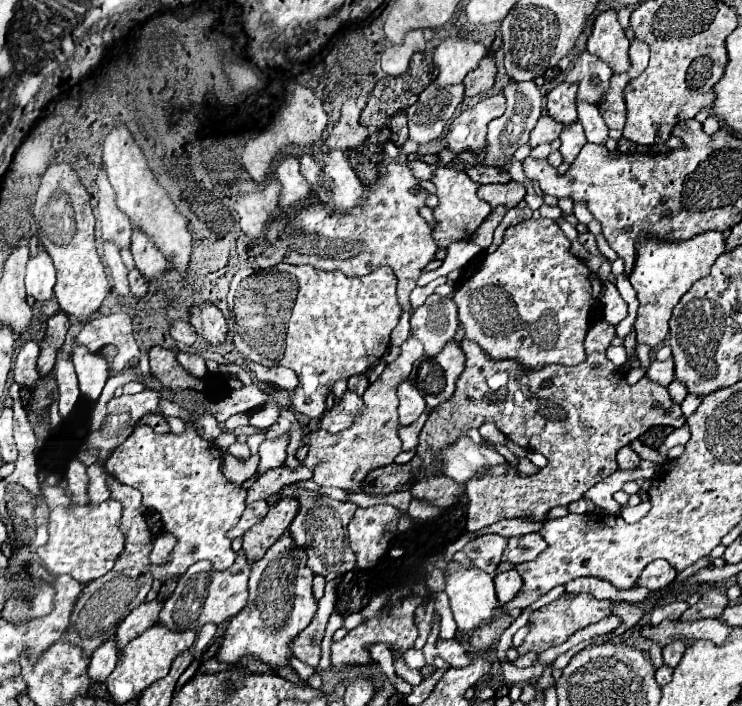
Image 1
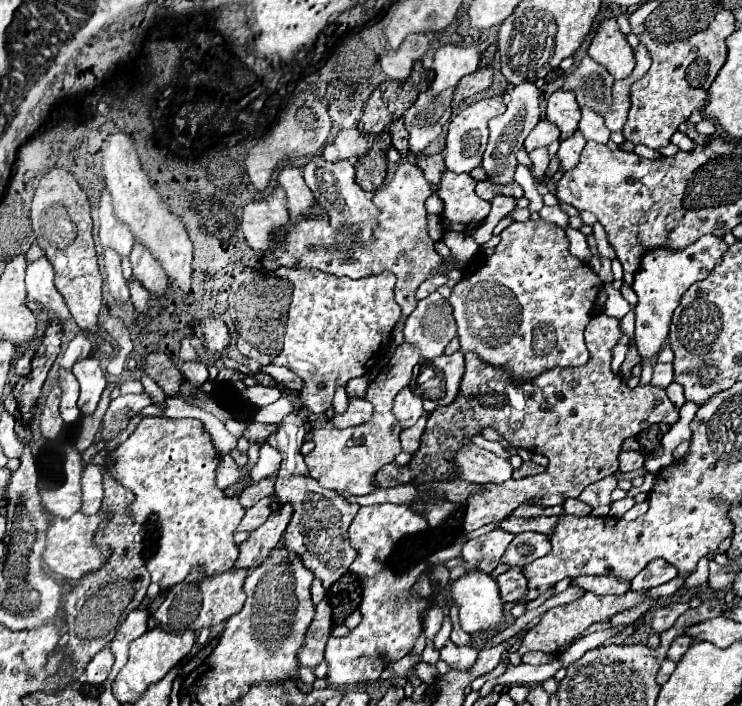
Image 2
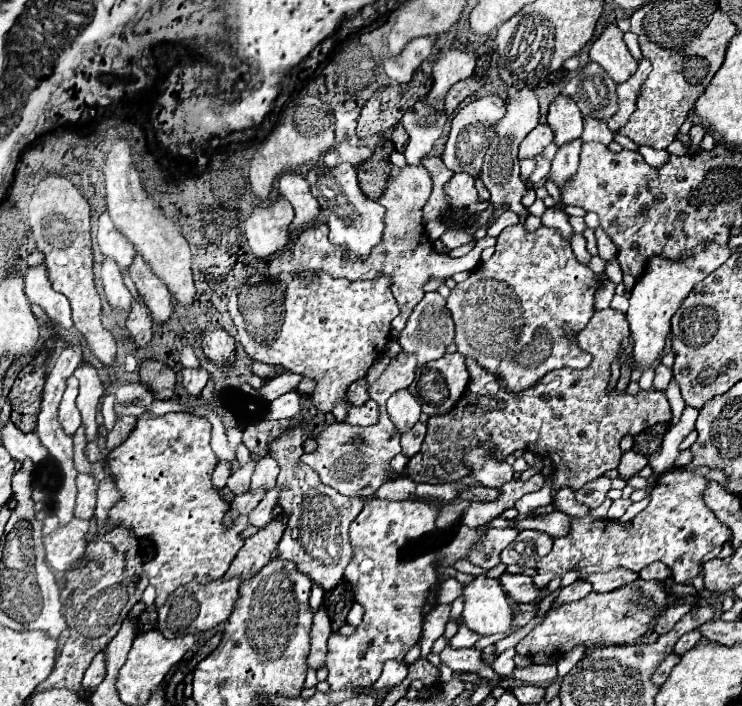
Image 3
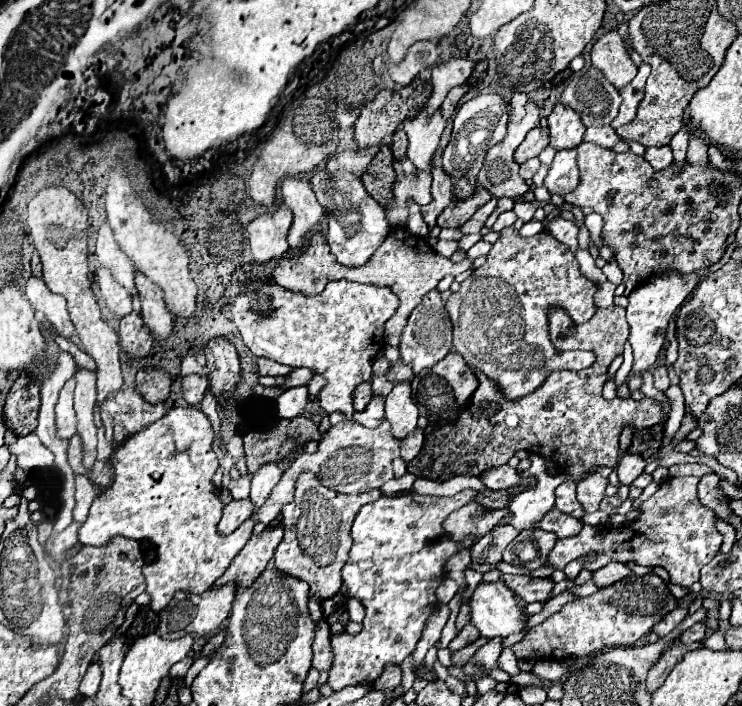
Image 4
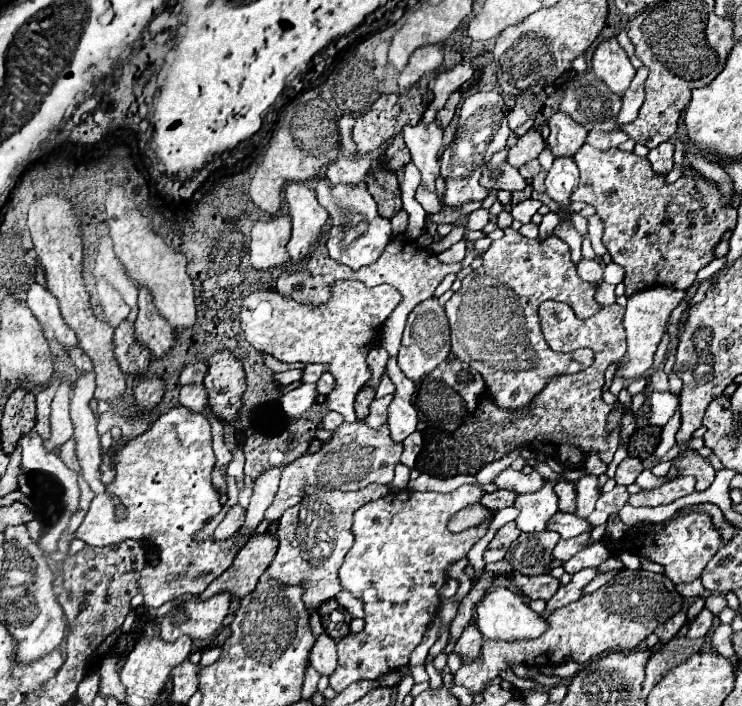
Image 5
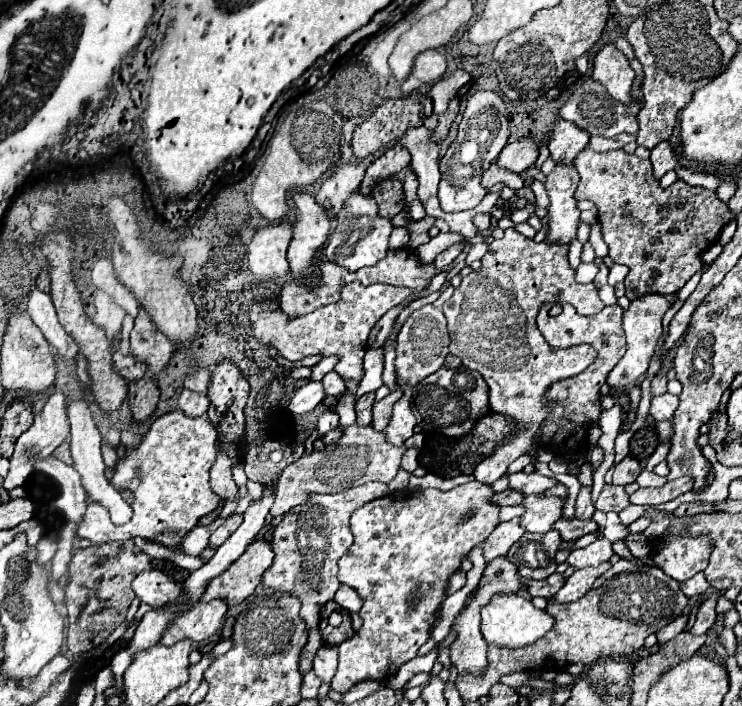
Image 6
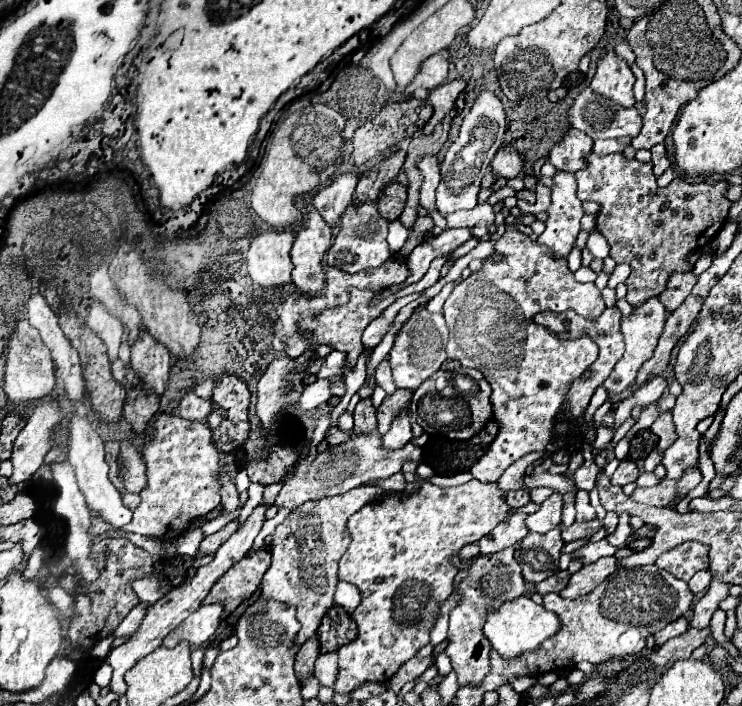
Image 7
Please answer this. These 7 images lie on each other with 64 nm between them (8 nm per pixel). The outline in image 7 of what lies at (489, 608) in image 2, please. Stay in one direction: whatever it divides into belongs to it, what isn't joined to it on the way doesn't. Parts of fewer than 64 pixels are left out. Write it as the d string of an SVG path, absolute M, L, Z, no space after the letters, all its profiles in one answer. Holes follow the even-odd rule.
M520 596L504 604L500 610L488 614L488 620L484 624L484 634L492 642L492 648L500 652L502 658L512 660L524 652L534 652L536 648L540 648L540 644L550 636L554 636L558 628L560 628L560 618L554 612L532 602L530 596Z

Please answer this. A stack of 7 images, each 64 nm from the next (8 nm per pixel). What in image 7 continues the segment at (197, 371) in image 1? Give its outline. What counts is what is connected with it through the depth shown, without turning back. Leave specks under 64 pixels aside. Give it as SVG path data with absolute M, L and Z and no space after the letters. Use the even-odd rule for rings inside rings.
M190 392L190 394L186 394L186 396L182 398L178 412L180 412L180 416L186 418L186 420L206 422L208 412L212 412L212 402L202 400L202 398L198 398L194 392Z

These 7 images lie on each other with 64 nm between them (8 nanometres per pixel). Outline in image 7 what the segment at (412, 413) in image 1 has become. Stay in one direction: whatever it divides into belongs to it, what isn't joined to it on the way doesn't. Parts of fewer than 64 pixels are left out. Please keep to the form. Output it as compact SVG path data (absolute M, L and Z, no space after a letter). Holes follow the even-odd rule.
M404 414L404 416L398 416L392 422L390 430L382 436L382 448L386 448L386 450L398 450L398 448L404 448L410 440L412 440L410 418Z

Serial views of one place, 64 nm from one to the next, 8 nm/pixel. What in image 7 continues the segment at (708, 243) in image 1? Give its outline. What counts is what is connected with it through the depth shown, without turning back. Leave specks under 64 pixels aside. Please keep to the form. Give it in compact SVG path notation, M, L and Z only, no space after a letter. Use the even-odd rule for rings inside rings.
M650 298L648 302L644 302L642 306L634 308L634 314L630 318L622 320L622 334L624 334L624 342L626 342L626 352L624 356L618 360L618 364L614 366L612 374L604 380L604 388L610 394L620 394L626 388L630 388L630 384L636 378L636 372L640 370L640 366L652 356L656 342L664 330L664 322L666 322L666 310L662 306L662 302L658 298Z

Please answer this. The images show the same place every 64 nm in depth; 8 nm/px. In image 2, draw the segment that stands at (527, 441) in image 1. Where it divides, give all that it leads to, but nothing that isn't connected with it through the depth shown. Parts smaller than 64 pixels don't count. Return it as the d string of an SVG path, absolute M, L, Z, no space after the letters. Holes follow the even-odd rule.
M608 314L594 316L588 322L586 332L584 332L584 340L586 340L586 346L590 352L588 364L584 364L580 368L552 368L552 370L536 376L536 380L524 382L522 390L524 390L526 406L522 410L516 410L508 402L504 382L500 382L496 386L496 390L490 390L488 364L484 364L474 352L466 352L464 354L466 356L466 374L462 378L460 394L456 396L456 400L450 406L436 408L430 414L424 436L422 436L422 444L420 444L418 452L412 456L412 460L408 462L408 466L401 467L394 462L384 466L376 474L376 486L388 488L410 482L420 486L420 484L426 484L432 480L452 480L452 478L456 478L456 464L452 464L452 456L456 456L456 448L460 448L460 444L470 444L472 438L482 434L484 428L494 428L512 448L526 448L534 454L542 454L550 460L550 464L544 474L528 476L522 480L510 478L508 482L496 484L496 486L488 484L486 492L478 492L478 494L470 496L466 502L466 516L464 516L466 532L474 532L476 528L480 528L484 524L504 520L514 508L518 508L522 502L526 502L528 498L534 498L534 496L542 500L540 506L556 506L556 504L562 504L566 498L576 498L588 484L598 482L618 470L618 454L620 454L620 446L626 438L636 436L650 424L660 424L660 422L674 424L678 420L678 410L668 400L664 388L638 385L636 388L630 389L616 374L612 374L612 370L610 370L612 348L618 344L620 336L622 336L622 328L620 328L618 318L612 318Z

